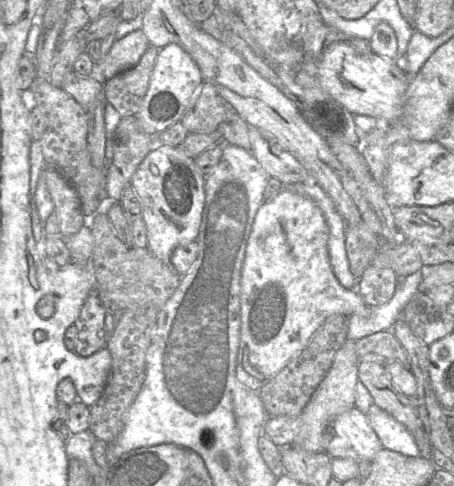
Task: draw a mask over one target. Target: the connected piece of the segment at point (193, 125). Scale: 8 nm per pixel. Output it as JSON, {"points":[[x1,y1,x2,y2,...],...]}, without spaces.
{"points":[[204,81,192,107,180,122,189,133,212,133,229,111,229,104,211,83]]}

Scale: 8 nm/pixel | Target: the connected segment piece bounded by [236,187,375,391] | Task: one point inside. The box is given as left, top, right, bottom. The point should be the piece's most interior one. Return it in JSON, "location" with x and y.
{"location":[288,289]}

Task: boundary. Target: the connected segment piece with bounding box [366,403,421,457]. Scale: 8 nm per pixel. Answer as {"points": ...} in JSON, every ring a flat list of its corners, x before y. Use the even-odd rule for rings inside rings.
{"points":[[373,403,366,416,383,449,411,457,421,456,411,432,392,415]]}

